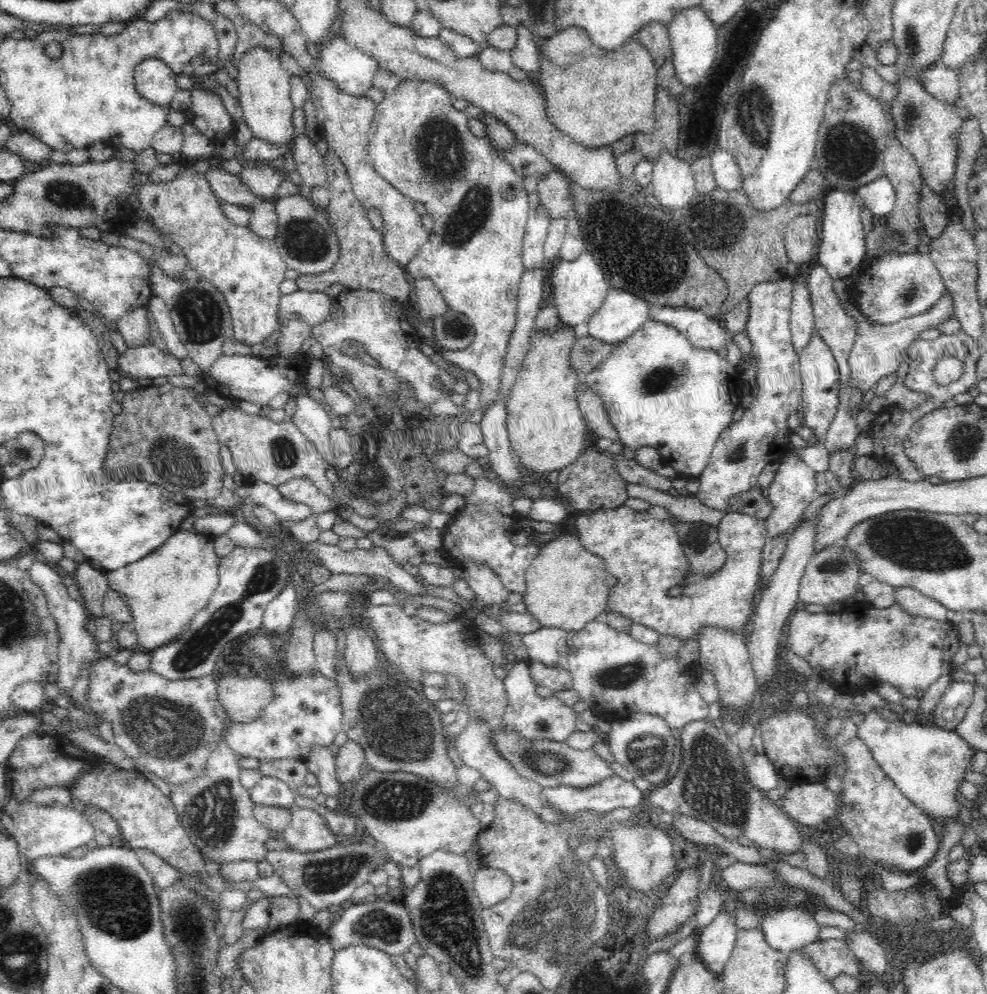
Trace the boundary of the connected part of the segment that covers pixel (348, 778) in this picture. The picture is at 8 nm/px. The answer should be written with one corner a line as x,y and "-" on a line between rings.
348,741
339,746
335,755
336,779
344,786
351,784
361,778
360,770
366,760
366,755
362,747
354,741

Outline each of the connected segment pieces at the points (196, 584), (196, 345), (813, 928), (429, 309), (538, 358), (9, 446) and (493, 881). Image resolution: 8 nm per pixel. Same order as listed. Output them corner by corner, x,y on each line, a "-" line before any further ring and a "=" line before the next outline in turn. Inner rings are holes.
179,529
160,548
156,548
148,556
127,564
118,570
105,572
108,586
119,592
124,602
130,607
133,616
133,626
137,632
137,649
152,652
164,644
177,640
200,609
203,609
211,599
220,580
218,564
220,556
214,551
214,540
196,531
=
157,264
152,265
149,279
154,296
162,299
170,310
171,321
187,349
188,359
198,364
198,370
208,372
214,361
223,355
224,341
233,336
233,323
225,296
208,280
170,278
=
794,906
762,913
759,928
768,946
787,953
816,942
821,929
812,912
=
418,278
413,286
413,300
423,319
442,317
449,310
441,292
430,279
=
562,321
554,332
535,330
522,362
520,374
516,382
512,384
512,390
508,392
508,398
506,398
506,425
508,425
511,451
520,465
526,466
534,473
558,472
574,464
576,458
585,450
590,435
582,411
578,407
578,399
576,399
576,384
582,375
570,367
570,354
572,354
576,338
579,336
574,333
574,327
564,325
=
22,432
3,446
10,454
11,464
16,464
22,470
36,468
45,454
44,441
33,432
=
490,867
478,868
473,872
473,877
474,890
483,908
498,904
512,892
510,880
504,871

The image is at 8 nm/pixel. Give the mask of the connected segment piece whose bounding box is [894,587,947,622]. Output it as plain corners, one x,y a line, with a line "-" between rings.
895,587
896,603
908,614
945,621
947,608
910,587

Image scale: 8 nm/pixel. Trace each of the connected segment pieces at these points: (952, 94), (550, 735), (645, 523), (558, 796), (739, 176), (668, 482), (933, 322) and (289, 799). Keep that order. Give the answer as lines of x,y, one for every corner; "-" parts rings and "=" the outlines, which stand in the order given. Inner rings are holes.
934,63
928,67
919,76
919,83
940,102
954,103
959,98
958,74
944,64
=
525,661
516,662
503,682
506,688
507,701
503,722
508,729
518,733
522,739
565,742
568,735
575,731
577,716
573,708
566,706
556,697
538,696
536,684
530,678
528,664
=
624,505
615,509
594,510
592,514
574,516
574,528
578,530
577,534
584,550
601,556
608,574
617,580
616,586
608,592
607,611
620,614
633,623
650,627
659,635
678,637
683,644
686,644
688,639
698,640
697,632
702,627
730,629
745,639
742,632
754,608
754,594
759,586
761,556
767,538
765,520
732,510
725,513
717,530
719,543
725,550
727,558
720,570
712,574
693,574
682,551
674,522
656,519
650,516
647,510
638,511
-
678,586
682,590
680,595
674,592
=
614,775
608,776
600,784
594,784
586,790
580,788
561,788
548,790
543,788
543,796
552,809
572,815
579,810
608,812
615,808
634,808
642,802
646,793
638,790
633,782
626,782
=
718,148
711,159
717,187
726,191
743,191
743,173
732,153
=
616,454
613,456
613,461
615,470
628,483
643,484
666,492
673,488
672,478
662,477
655,470
644,468
644,465
640,464
635,458
628,460
624,455
=
944,293
938,303
923,314
912,316
912,318
898,320
894,324
872,325
861,315
859,310
850,303
843,304
846,312
854,317
856,327
855,341
848,356
848,370
850,392
856,387
862,392
869,391
884,376
894,374
900,368
900,362
906,360
906,354
910,344
919,340
920,332
928,328
938,328
938,324
955,316
955,303
950,293
=
263,777
249,792
253,804
278,806
287,809
295,804
296,793
289,788
286,782
272,777

